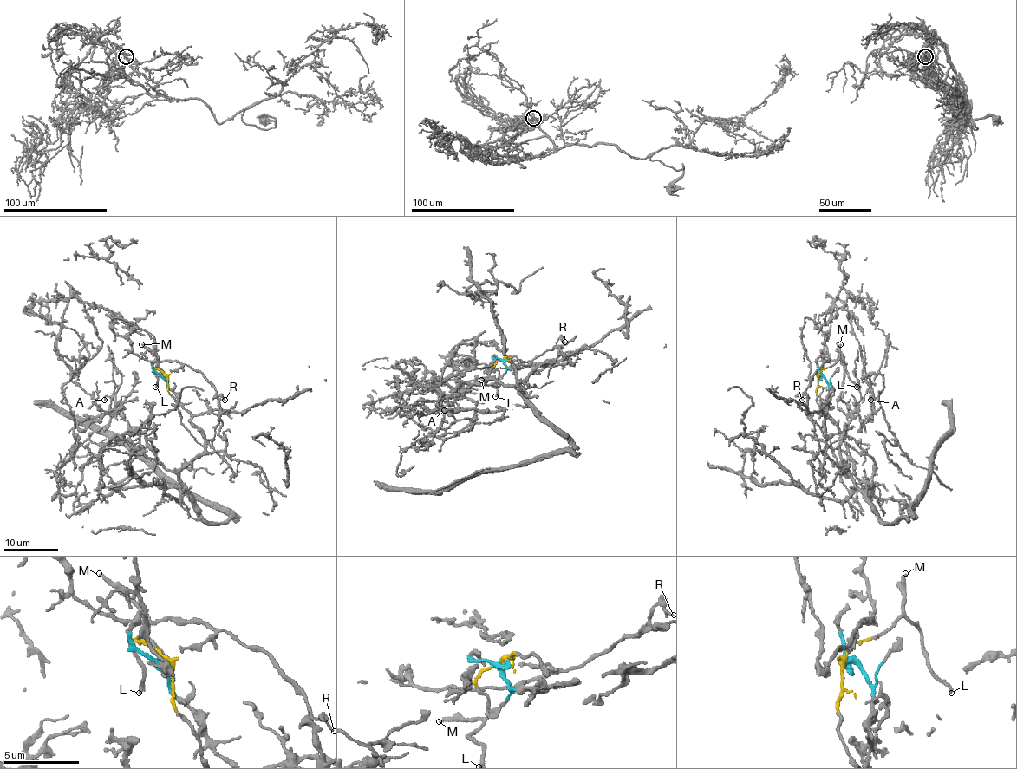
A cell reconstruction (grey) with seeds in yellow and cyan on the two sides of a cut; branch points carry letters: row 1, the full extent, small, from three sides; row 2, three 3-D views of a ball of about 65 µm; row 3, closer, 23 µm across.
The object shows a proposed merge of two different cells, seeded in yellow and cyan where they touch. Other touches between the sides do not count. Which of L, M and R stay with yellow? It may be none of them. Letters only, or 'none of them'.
L, M

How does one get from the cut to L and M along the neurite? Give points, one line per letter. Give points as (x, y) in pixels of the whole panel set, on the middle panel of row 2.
L: (505, 358), (494, 366), (498, 371), (497, 380), (492, 385), (497, 390), (496, 395)
M: (505, 358), (494, 366), (498, 371), (497, 378), (481, 380)

